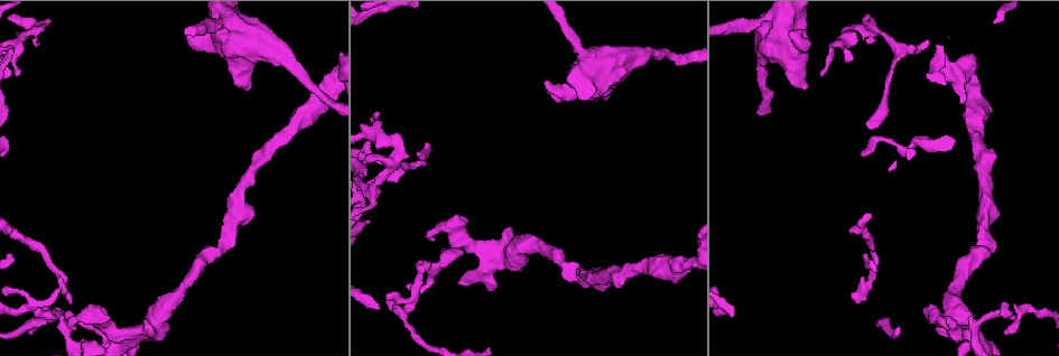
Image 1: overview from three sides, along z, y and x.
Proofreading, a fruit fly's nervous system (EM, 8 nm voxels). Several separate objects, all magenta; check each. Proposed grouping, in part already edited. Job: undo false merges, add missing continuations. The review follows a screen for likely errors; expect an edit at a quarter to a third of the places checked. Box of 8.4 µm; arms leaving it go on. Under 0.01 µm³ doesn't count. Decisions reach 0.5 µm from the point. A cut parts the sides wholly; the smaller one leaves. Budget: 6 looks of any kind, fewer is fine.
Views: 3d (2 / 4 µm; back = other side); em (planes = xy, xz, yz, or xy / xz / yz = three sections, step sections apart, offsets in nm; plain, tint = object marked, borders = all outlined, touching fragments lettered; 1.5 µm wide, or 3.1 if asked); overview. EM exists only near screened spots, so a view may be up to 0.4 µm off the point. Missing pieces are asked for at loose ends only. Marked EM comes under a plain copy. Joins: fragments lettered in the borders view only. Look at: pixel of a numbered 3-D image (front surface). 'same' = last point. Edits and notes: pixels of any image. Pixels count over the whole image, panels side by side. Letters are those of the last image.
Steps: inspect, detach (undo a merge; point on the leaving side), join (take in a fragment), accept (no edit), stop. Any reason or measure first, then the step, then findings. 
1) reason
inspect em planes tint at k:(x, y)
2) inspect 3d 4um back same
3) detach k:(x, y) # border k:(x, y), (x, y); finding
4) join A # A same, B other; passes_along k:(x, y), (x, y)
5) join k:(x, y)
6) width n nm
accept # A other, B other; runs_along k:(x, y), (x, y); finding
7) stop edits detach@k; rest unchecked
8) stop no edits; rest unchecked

branch stops here
inspect 3d 2um at 1:(246, 90)

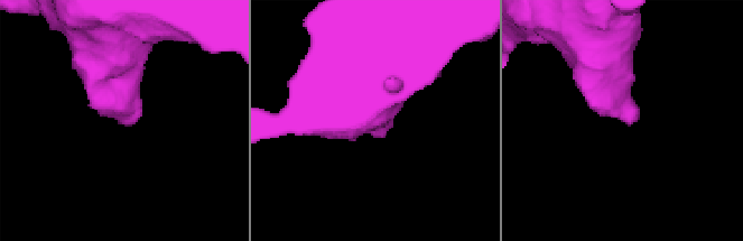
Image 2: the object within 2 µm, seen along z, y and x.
need the tissue
inspect em xz step 8 borders at 2:(126, 120)

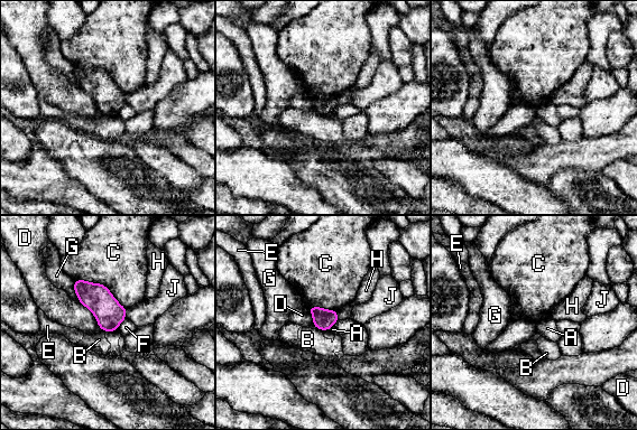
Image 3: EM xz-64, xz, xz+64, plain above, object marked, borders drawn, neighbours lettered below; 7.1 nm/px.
inspect em planes borders same

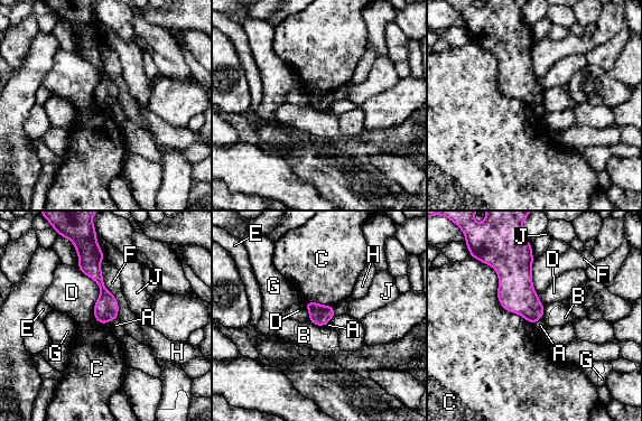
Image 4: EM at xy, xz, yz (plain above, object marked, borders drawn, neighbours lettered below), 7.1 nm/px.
accept # A other, B other, C other, D other, E other, F other, G other, H other, J other; no lettered fragment goes on from it

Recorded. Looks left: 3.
thick end
inspect 3d 2um at 1:(510, 229)

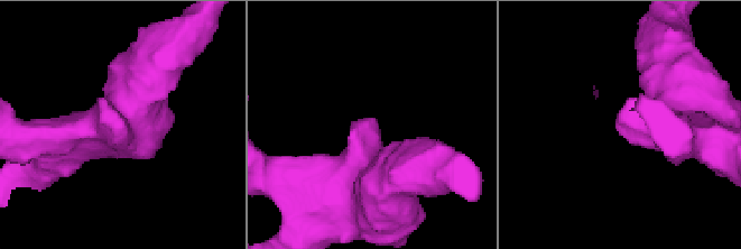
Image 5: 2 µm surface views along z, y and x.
need the tissue
inspect em xz step 4 borders at 5:(617, 118)

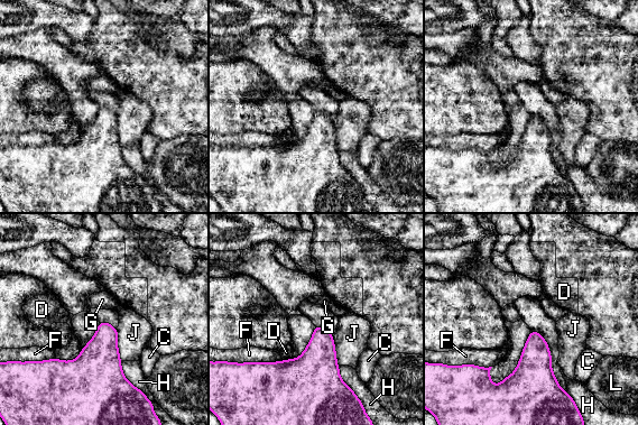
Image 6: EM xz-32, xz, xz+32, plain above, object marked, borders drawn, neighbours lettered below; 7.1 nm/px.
inspect em planes borders same

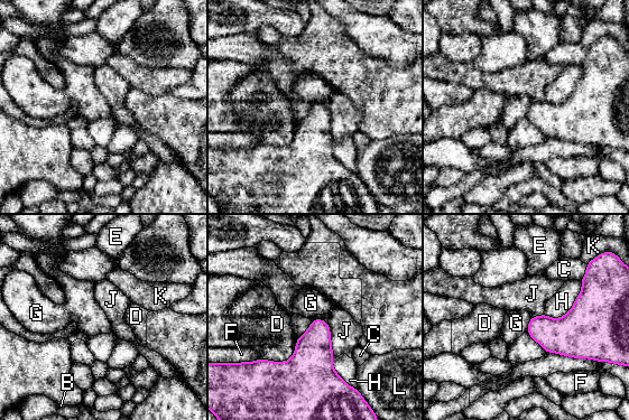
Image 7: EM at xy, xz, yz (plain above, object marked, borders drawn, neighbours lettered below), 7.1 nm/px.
longest_contact H 360 nm
accept # B other, C other, D other, E other, F other, G other, H other, J other, K other, L other; none of them fits

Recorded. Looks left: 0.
stop no edits; rest unchecked

